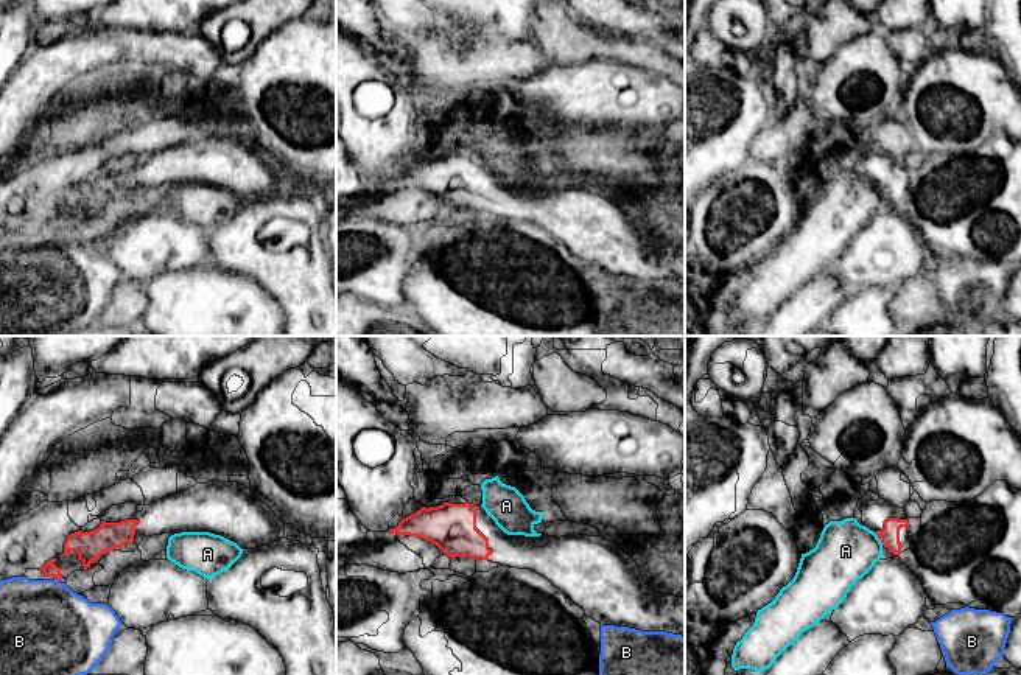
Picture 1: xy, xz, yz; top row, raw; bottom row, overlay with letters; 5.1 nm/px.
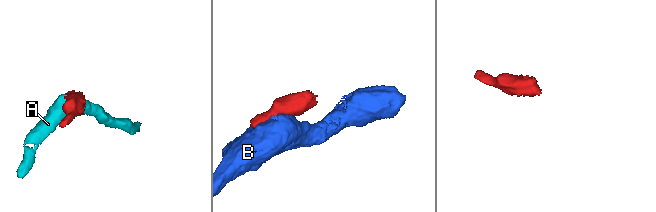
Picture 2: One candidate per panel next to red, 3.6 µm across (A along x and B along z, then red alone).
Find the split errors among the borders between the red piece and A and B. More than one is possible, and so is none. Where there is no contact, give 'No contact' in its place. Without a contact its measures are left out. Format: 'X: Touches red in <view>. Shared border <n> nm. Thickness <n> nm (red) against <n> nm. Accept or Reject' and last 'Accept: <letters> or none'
A: Touches red in yz. Shared border 90 nm. Thickness 100 nm (red) against 300 nm. Reject
B: Touches red in xy. Shared border 30 nm. Thickness 80 nm (red) against 460 nm. Reject
Accept: none

